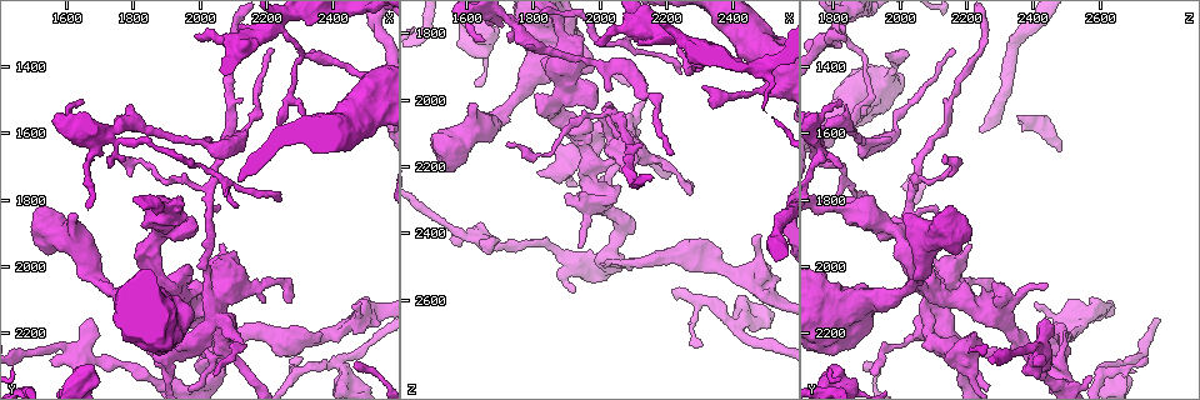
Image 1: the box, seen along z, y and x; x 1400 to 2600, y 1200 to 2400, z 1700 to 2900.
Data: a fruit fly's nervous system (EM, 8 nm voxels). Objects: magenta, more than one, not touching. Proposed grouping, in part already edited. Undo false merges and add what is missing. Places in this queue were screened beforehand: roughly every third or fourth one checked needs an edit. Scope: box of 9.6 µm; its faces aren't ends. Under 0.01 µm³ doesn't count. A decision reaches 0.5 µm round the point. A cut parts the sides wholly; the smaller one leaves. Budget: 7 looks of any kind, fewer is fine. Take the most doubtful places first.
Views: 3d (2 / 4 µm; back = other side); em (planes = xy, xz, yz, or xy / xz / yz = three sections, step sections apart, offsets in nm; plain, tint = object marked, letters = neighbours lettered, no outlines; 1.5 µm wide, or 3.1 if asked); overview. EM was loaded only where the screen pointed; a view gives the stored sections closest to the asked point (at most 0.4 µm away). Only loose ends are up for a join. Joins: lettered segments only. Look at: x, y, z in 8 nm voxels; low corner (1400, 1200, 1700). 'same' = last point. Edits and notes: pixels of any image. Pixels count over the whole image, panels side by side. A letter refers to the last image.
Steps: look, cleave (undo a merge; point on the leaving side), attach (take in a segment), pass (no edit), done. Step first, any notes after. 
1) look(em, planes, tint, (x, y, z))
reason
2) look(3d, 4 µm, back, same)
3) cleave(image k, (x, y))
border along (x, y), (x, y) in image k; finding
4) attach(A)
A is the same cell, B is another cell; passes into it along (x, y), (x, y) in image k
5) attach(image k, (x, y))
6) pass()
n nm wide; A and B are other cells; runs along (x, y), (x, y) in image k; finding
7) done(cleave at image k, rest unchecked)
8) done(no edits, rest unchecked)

look(3d, 4 µm, back, (1980, 1320, 1840))
free end

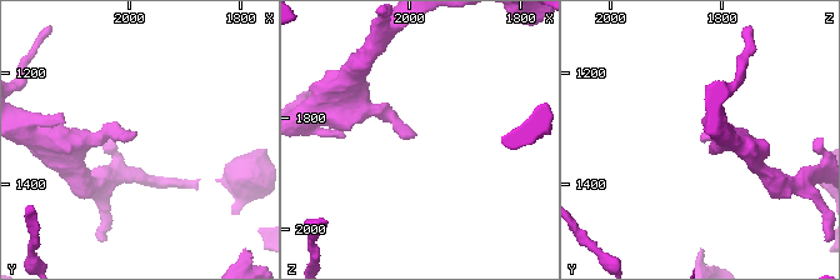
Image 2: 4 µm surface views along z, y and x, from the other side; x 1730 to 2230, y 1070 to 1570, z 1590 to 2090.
look(em, yz, step 4, tint, (1990, 1320, 1835))

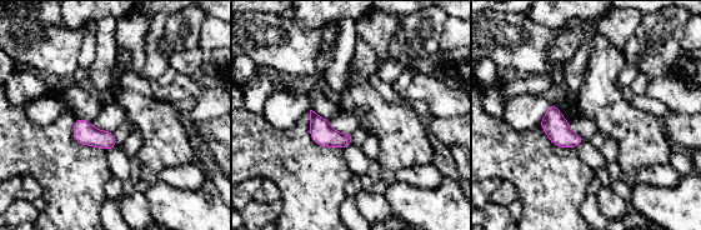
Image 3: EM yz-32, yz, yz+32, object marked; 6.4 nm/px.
look(em, planes, letters, same)

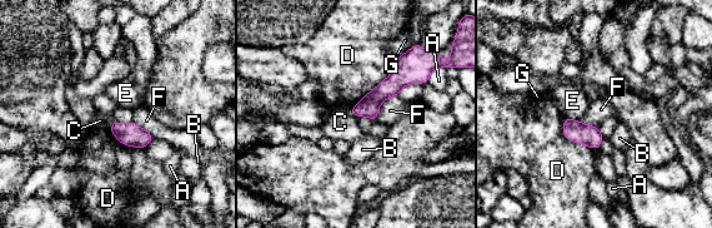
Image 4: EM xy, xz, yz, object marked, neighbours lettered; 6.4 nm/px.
pass()
A, B, C, D, E, F and G are other cells; no lettered segment goes on from it

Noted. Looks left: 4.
look(em, xz, step 8, letters, (1670, 2300, 1790))
stops while still wide

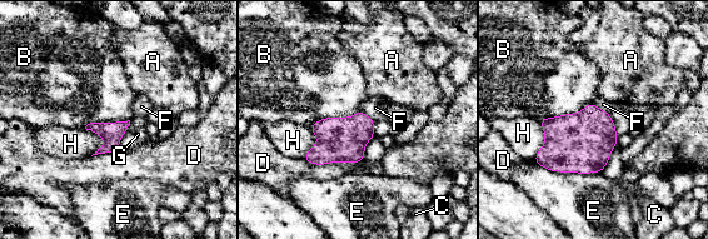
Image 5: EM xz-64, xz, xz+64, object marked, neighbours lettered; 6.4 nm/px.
look(em, planes, letters, same)
another direction

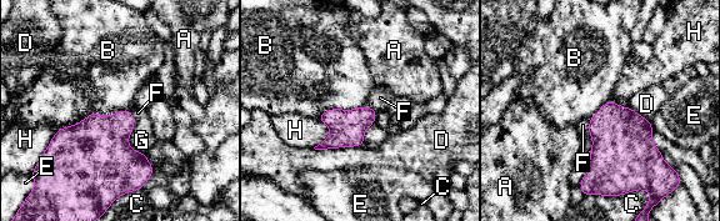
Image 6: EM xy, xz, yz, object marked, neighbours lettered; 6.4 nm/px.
pass()
A, B, C, D, E, F, G and H are other cells; border along (130, 108), (90, 112), (56, 131) in image 6; none of them fits

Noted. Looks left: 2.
look(em, xy, step 4, letters, (1580, 2240, 2390))
sudden change in width

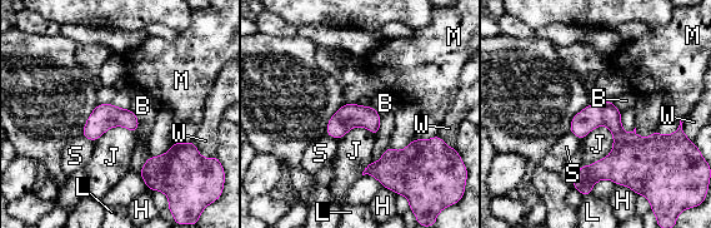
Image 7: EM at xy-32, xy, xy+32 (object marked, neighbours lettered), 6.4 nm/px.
pass()
J touches over 320 nm; B, H, J, L, M, S and W are other cells; border along (130, 108), (138, 119), (136, 133) in image 7; all the same cell

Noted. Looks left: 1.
done(no edits, rest unchecked)

